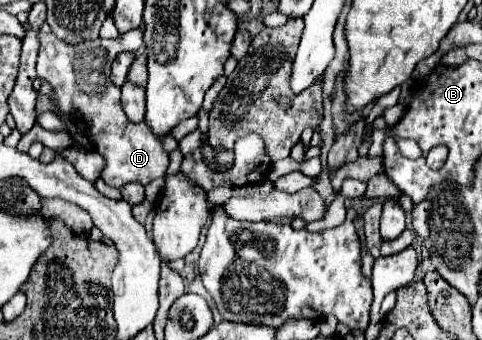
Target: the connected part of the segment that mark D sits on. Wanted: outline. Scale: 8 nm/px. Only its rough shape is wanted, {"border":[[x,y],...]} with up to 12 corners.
{"border":[[142,30],[76,46],[40,34],[36,114],[76,116],[114,188],[166,176],[168,154],[126,118],[110,66]]}

